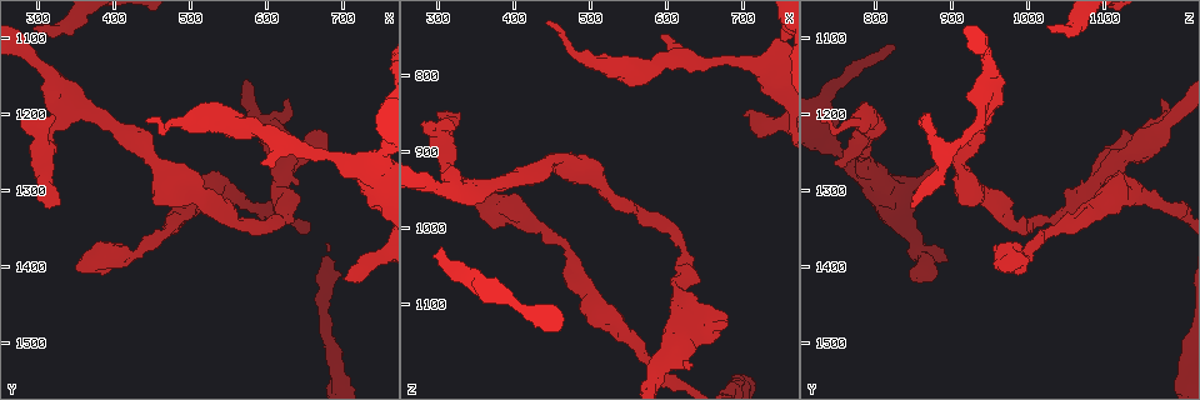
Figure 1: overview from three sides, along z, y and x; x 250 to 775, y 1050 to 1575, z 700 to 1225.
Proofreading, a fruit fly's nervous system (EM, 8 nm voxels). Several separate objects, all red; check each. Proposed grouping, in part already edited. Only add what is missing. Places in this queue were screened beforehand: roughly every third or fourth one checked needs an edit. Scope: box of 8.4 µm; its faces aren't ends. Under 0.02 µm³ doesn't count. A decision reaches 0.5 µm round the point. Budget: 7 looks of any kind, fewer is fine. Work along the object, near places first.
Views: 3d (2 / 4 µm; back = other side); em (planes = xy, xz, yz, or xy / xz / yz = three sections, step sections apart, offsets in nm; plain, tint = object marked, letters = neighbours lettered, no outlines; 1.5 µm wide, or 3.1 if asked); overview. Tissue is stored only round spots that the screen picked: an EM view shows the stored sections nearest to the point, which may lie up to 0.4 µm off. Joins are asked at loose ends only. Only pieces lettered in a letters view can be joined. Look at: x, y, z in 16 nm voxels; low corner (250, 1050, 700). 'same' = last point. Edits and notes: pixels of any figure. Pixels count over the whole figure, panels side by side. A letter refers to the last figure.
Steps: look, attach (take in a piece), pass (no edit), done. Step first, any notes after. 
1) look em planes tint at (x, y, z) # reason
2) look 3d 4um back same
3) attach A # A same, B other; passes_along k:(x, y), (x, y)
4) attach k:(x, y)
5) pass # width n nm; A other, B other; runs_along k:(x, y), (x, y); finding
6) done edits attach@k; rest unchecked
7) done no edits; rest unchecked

look 3d 2um at (350, 1405, 970) # stops while still wide

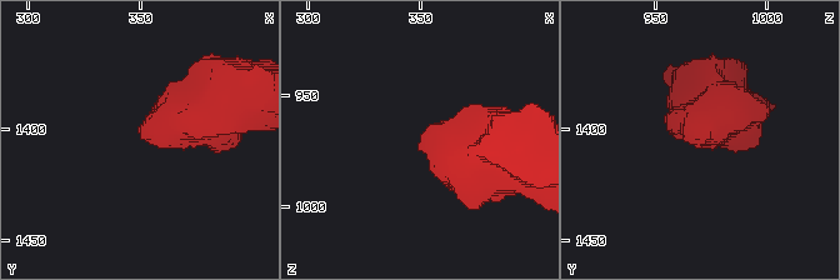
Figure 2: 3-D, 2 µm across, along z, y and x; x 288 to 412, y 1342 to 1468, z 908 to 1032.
look em planes letters at (350, 1401, 968) # need the tissue

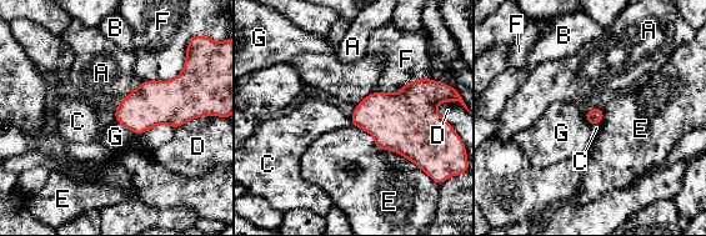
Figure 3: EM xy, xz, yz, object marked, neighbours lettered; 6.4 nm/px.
pass # A other, B other, C other, D other, E other, F other, G other; border 3:(115, 119), (138, 135); no lettered piece goes on from it

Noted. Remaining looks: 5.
look 3d 4um at (310, 1320, 845) # branch stops here

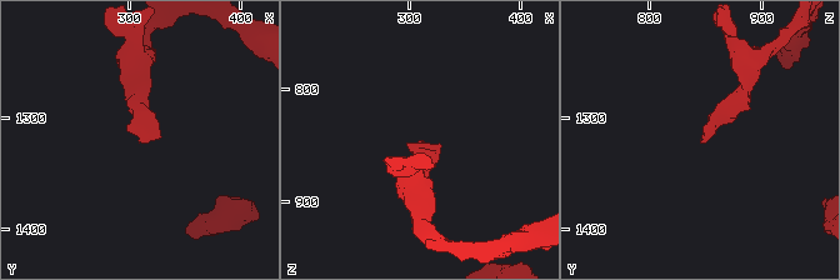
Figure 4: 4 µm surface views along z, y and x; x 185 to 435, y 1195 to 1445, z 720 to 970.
look em planes tint at (308, 1320, 846) # now the EM

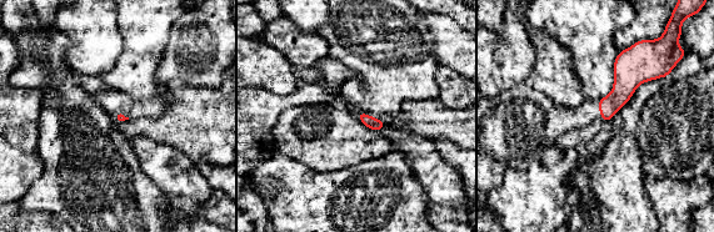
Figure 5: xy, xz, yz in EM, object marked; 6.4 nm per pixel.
look em planes letters same

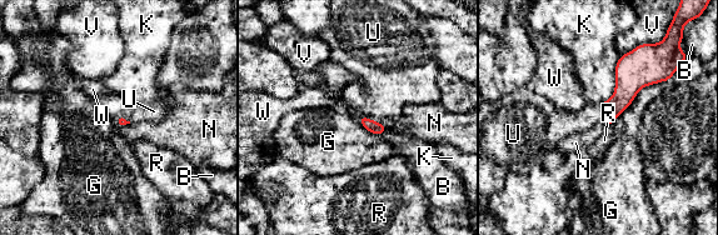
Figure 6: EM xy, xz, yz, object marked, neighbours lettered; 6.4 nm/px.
attach U # B other, G other, K other, N other, R other, U same, V other, W other; the neuron continues

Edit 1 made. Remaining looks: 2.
look em planes letters at (595, 1265, 745) # branch stops here

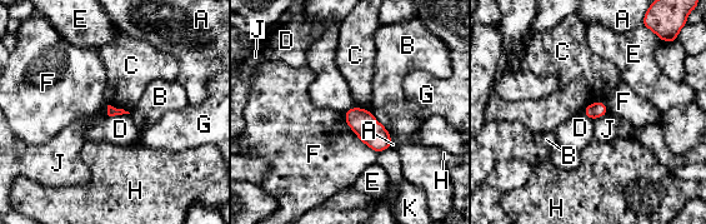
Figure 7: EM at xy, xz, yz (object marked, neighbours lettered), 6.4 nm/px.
pass # A other, B other, C other, D other, E other, F other, G other, H other, J other, K other; border 7:(129, 113), (108, 115); no lettered piece goes on from it

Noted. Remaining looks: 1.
done edits attach@6; rest unchecked

